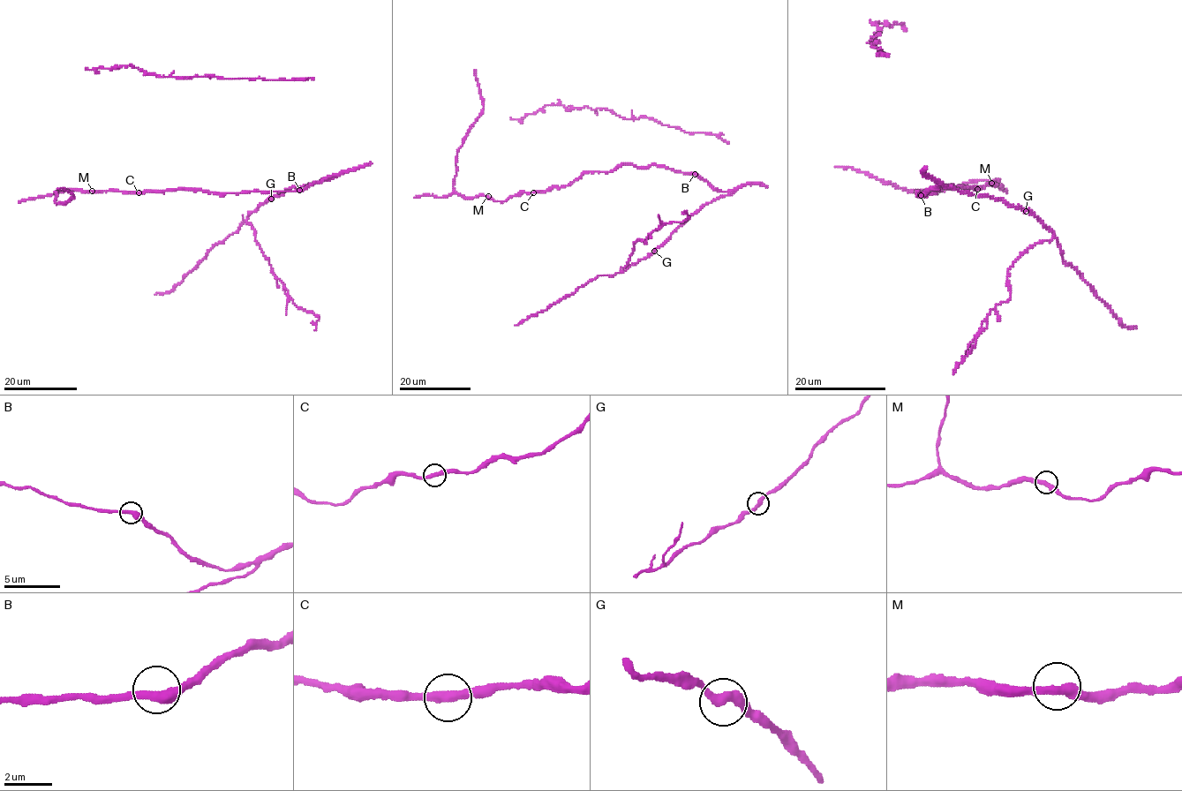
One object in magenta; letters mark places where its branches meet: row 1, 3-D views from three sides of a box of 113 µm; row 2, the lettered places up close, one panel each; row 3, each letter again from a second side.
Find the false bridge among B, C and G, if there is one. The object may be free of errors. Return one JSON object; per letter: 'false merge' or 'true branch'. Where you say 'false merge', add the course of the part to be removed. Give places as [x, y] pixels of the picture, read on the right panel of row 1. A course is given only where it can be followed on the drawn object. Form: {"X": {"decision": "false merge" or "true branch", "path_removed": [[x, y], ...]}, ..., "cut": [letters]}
{"B": {"decision": "true branch"}, "C": {"decision": "true branch"}, "G": {"decision": "true branch"}, "cut": []}

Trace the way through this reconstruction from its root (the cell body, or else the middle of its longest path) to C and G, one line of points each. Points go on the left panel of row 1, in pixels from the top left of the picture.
C: (300, 191), (221, 194), (178, 188), (139, 193)
G: (300, 191), (338, 175), (319, 183), (293, 186), (271, 199)

